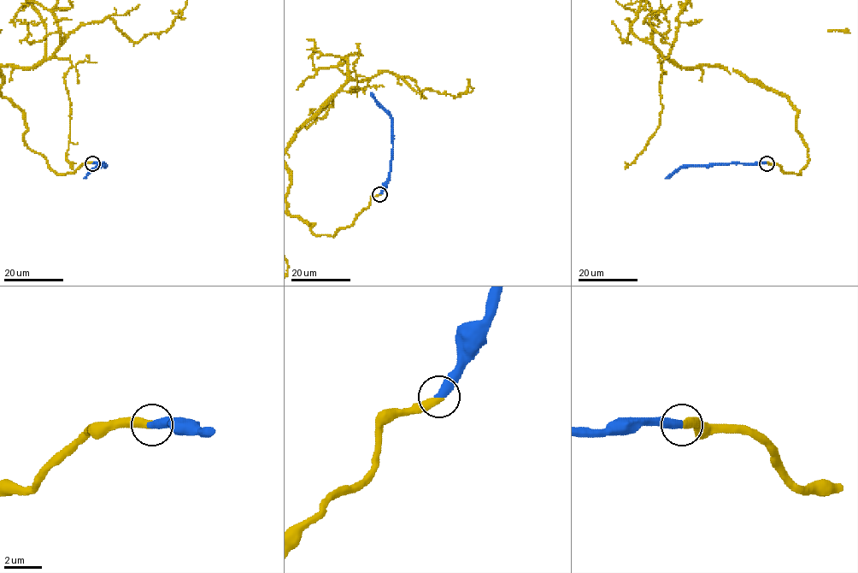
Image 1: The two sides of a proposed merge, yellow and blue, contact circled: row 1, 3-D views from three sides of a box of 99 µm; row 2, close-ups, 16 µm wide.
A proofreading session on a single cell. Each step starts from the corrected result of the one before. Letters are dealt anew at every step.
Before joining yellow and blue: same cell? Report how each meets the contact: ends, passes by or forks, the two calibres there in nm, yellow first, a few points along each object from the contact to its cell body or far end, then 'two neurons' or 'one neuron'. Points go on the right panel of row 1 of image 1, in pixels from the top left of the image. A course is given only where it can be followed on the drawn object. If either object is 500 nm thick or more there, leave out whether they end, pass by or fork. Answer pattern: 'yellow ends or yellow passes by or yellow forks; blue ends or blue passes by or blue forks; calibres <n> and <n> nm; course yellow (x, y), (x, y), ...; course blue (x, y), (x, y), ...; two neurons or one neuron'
yellow ends; blue ends; calibres 440 and 480 nm; course blue (766, 162), (682, 166), (665, 179); one neuron

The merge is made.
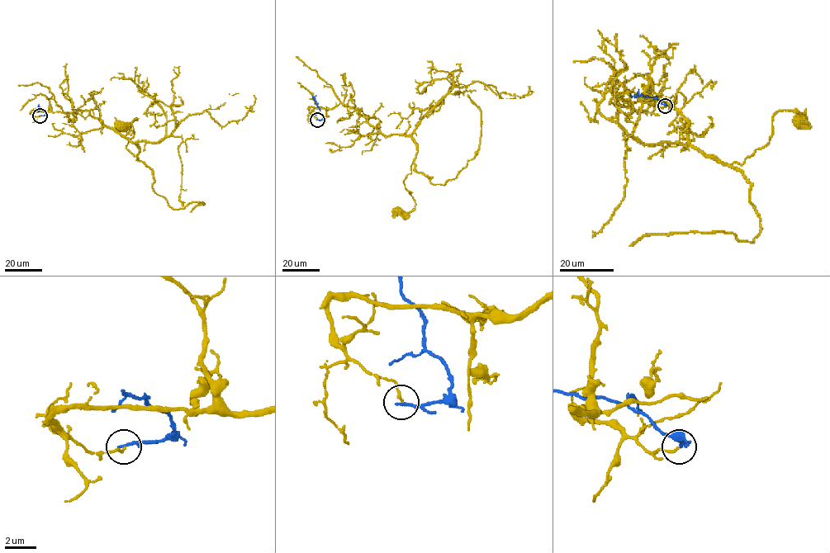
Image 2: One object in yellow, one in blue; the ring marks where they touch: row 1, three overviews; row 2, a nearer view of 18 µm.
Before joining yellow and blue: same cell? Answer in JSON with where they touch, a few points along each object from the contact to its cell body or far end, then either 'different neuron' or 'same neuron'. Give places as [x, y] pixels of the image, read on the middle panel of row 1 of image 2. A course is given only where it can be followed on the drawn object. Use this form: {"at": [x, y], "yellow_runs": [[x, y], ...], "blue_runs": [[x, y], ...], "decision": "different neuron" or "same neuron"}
{"at": [317, 120], "yellow_runs": [[317, 120], [309, 106], [340, 103], [383, 134], [411, 138], [416, 153], [403, 181], [414, 208], [398, 210]], "blue_runs": [[317, 120], [320, 120], [323, 115], [314, 97], [316, 95]], "decision": "different neuron"}

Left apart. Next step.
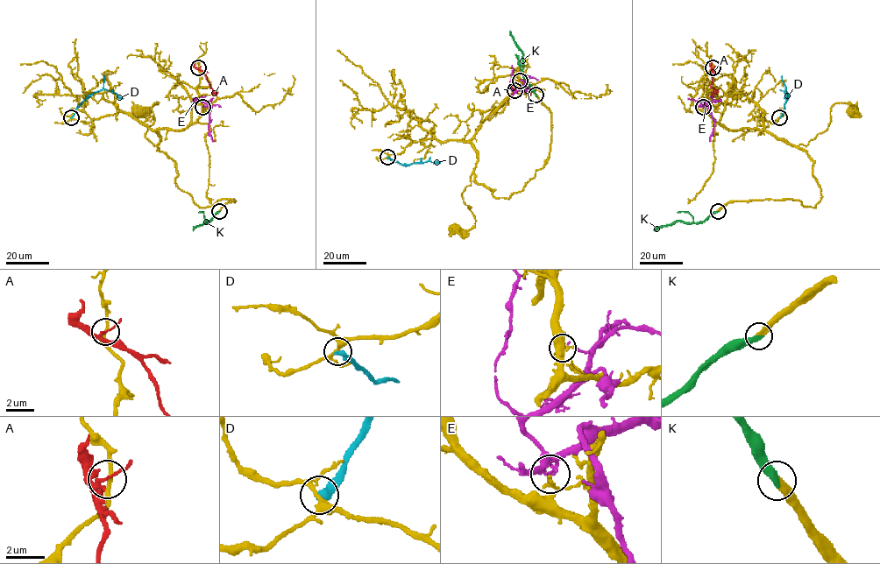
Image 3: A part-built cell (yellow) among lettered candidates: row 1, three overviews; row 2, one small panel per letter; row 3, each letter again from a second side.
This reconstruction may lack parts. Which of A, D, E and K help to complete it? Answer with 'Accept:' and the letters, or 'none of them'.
Accept: K

